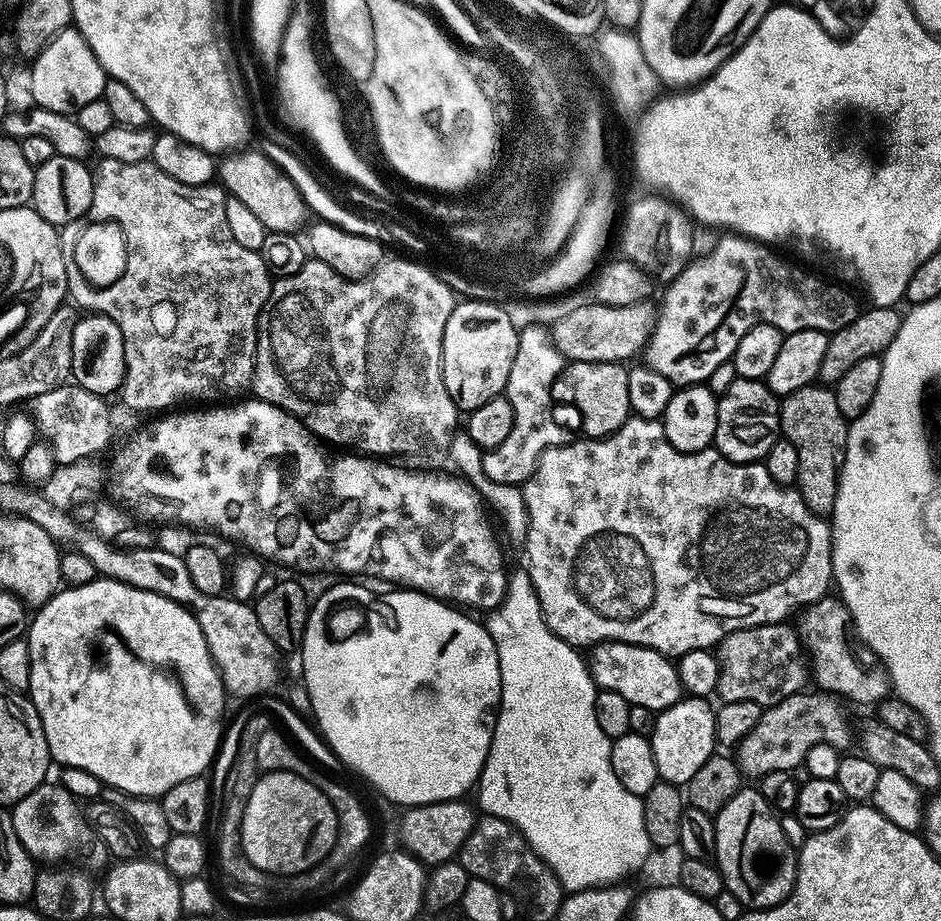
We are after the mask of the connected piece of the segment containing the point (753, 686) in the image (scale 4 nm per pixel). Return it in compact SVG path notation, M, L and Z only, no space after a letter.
M791 623L763 624L753 628L743 628L732 632L721 640L714 655L718 662L718 686L715 695L723 702L758 702L761 709L769 708L771 704L782 702L782 698L790 698L805 687L804 679L810 676L806 667L804 649L800 647L800 638Z

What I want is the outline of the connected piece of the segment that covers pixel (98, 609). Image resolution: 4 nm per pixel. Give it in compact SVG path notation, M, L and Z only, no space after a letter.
M97 578L94 582L77 588L65 587L51 596L31 617L26 629L26 639L30 650L28 692L38 710L38 718L42 718L42 730L46 734L49 757L55 763L57 760L57 765L90 770L90 774L94 774L94 778L98 778L101 785L135 796L153 798L164 796L170 786L178 786L178 782L186 782L186 778L203 776L209 771L207 768L211 766L212 759L220 748L220 723L226 718L226 693L219 670L207 649L206 638L203 637L199 622L187 607L174 602L161 591L147 592L133 584Z

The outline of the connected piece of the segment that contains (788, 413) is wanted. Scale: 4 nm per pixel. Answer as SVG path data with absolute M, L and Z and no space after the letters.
M813 382L802 390L794 390L780 400L780 431L783 439L789 440L798 450L798 478L795 489L800 493L802 502L815 516L831 517L834 502L840 485L840 465L844 459L844 448L848 445L849 421L844 419L842 410L838 410L836 393L831 387Z

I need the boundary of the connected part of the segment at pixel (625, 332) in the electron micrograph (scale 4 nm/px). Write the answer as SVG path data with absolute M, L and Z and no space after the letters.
M580 302L551 325L552 345L571 362L628 362L648 341L654 323L654 308L648 302L632 305L606 305Z

